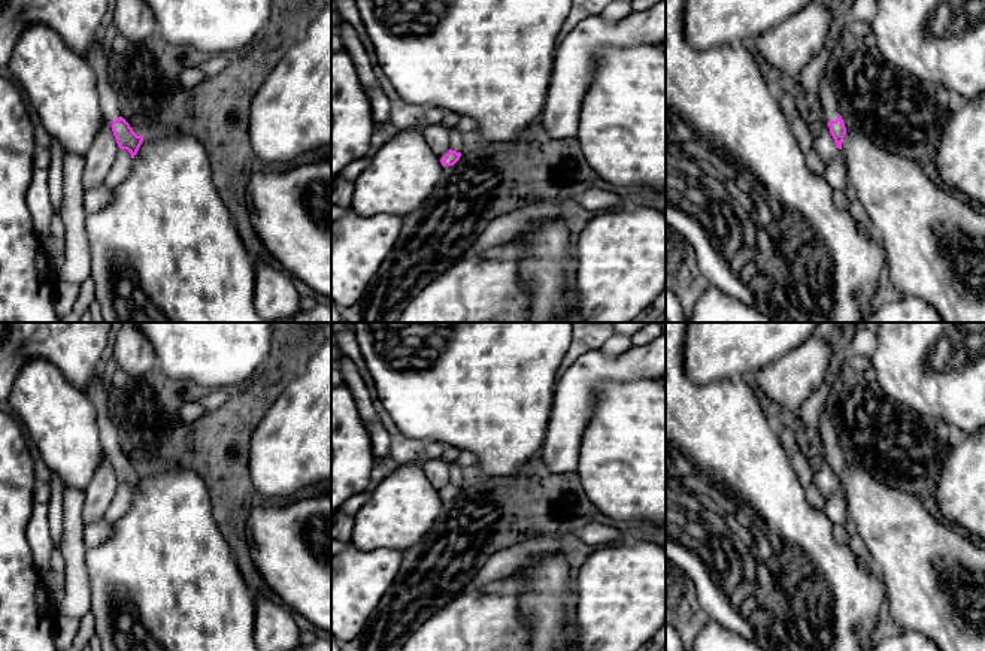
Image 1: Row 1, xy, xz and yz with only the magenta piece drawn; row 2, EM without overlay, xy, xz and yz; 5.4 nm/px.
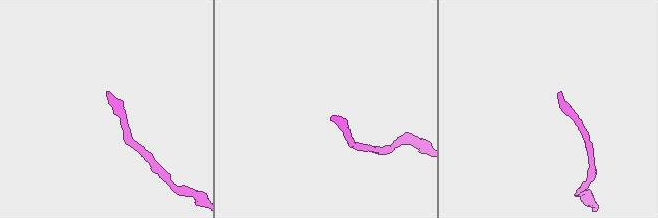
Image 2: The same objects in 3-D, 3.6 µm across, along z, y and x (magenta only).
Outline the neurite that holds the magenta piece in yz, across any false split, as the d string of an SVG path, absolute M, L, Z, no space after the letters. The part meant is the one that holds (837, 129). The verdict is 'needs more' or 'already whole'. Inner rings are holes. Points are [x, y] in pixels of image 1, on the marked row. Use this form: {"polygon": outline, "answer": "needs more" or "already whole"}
{"polygon": "M824 72L821 73L819 78L819 96L821 96L819 102L824 108L822 112L828 119L830 133L837 148L842 149L842 142L846 134L846 127L842 116L839 115L837 102L834 99L834 94Z", "answer": "needs more"}

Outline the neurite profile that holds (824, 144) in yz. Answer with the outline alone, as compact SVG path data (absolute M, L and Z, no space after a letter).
M804 87L806 100L809 105L809 116L806 119L813 143L812 148L819 154L821 160L827 166L834 158L842 157L828 127L828 119L825 118L821 102L813 94L810 94Z

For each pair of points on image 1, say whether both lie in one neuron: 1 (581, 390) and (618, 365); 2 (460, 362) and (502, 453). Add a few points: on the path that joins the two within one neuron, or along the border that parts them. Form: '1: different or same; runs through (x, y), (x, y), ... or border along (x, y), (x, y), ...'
1: same; runs through (590, 381), (603, 368), (609, 368)
2: same; runs through (482, 384), (497, 405), (502, 417), (502, 430)

